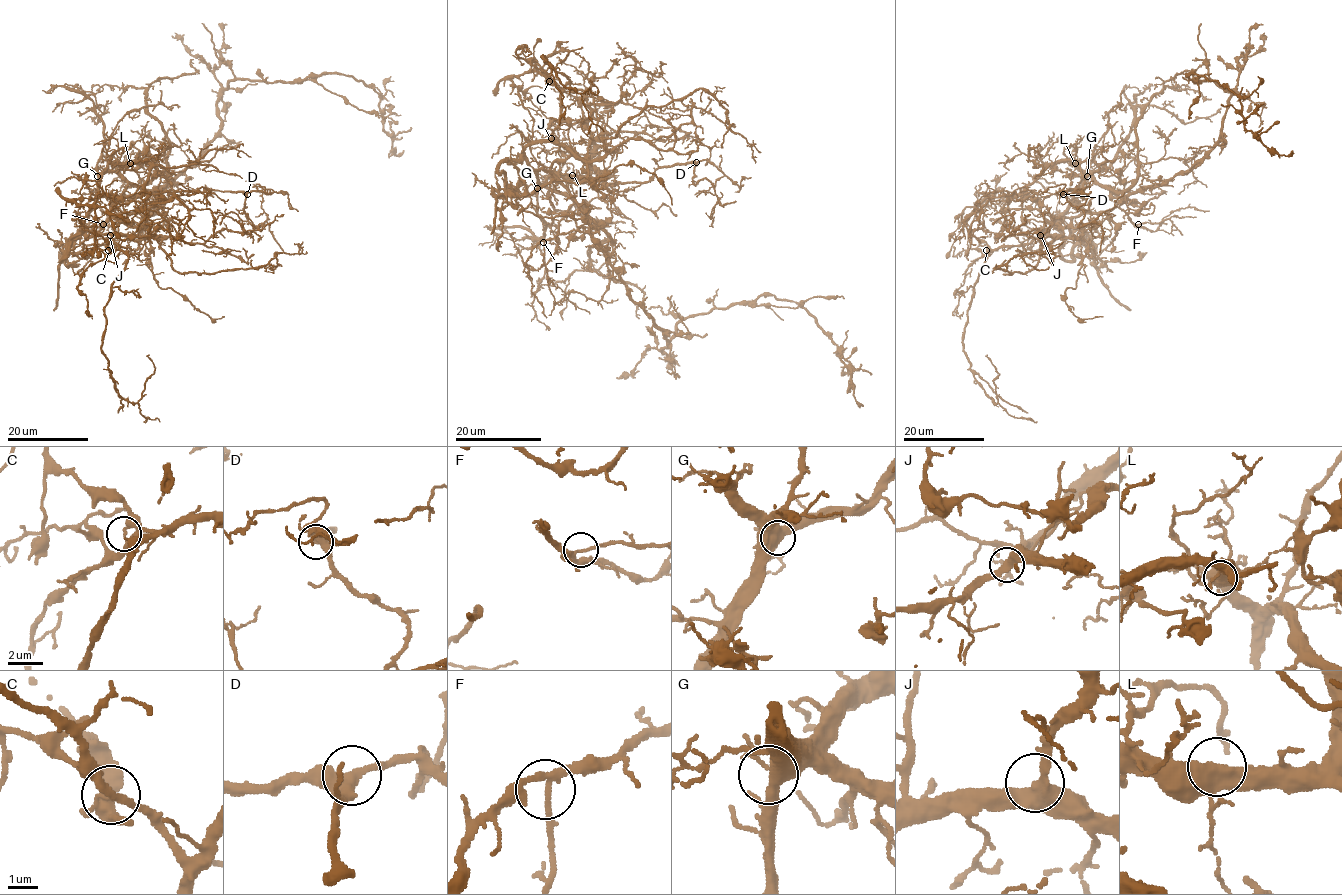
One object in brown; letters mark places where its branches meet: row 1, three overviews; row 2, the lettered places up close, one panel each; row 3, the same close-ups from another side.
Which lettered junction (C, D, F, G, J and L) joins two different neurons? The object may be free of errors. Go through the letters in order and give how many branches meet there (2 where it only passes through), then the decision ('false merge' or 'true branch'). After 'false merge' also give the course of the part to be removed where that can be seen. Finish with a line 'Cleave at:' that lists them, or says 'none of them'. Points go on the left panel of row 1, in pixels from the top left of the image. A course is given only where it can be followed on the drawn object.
C: 3 | false merge | (109, 250), (108, 242), (96, 232), (94, 209), (73, 200), (80, 196), (80, 188), (87, 181), (102, 181)
D: 3 | true branch
F: 3 | true branch
G: 3 | true branch
J: 3 | true branch
L: 3 | true branch
Cleave at: C

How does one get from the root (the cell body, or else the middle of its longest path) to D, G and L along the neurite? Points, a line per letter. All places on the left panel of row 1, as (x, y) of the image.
D: (162, 186), (149, 199), (131, 184), (126, 190), (167, 199), (206, 189), (247, 194)
G: (162, 186), (154, 188), (148, 199), (151, 194), (134, 187), (114, 172), (97, 176)
L: (162, 186), (144, 193), (145, 182), (135, 171), (137, 166), (132, 164), (134, 153), (130, 163)

